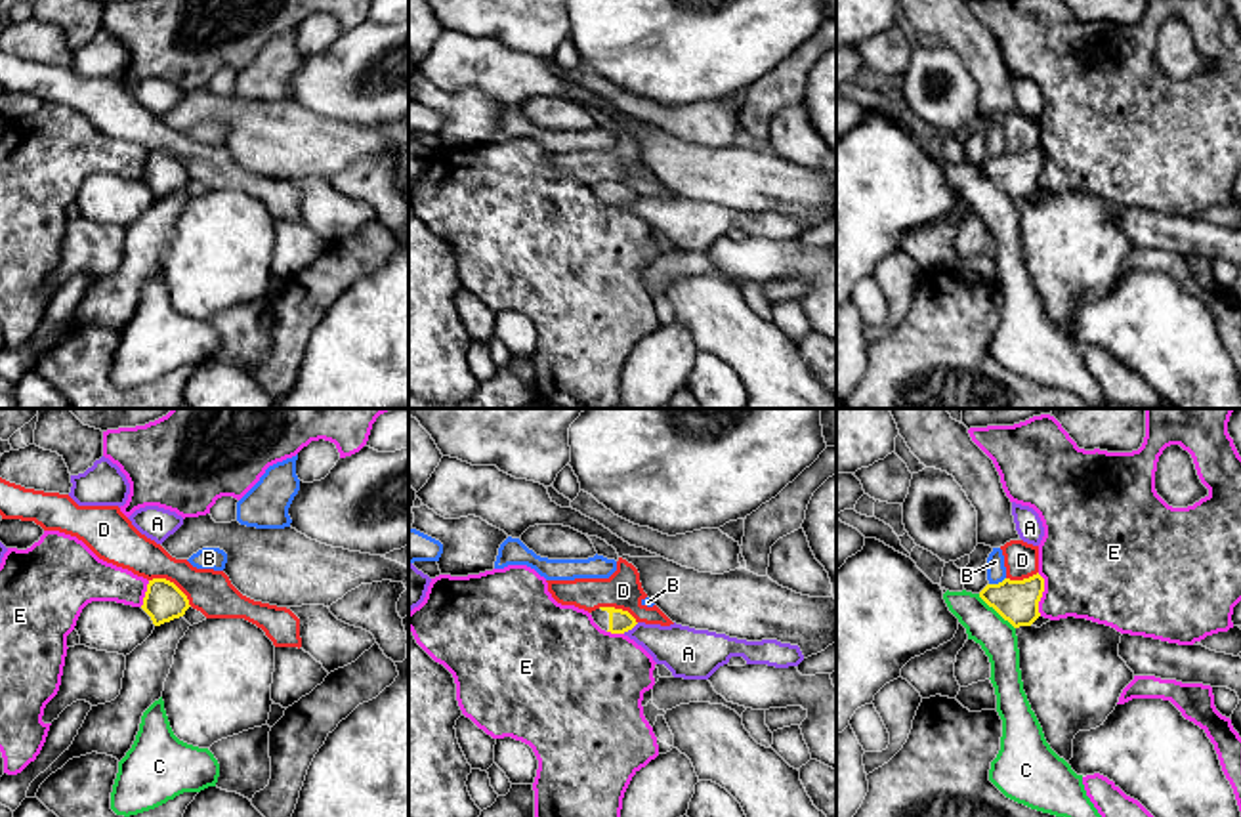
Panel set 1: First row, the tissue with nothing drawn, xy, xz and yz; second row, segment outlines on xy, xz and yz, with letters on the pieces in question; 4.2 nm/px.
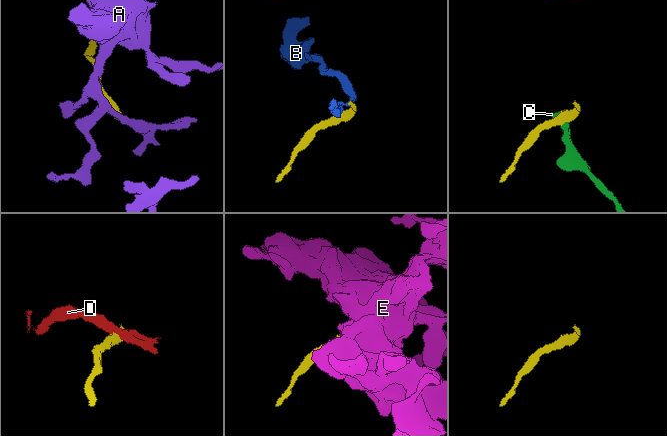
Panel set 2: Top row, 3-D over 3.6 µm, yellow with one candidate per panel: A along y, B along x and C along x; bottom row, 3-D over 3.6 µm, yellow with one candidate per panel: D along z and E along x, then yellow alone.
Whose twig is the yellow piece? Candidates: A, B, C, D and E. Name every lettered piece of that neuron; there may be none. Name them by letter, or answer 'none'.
none

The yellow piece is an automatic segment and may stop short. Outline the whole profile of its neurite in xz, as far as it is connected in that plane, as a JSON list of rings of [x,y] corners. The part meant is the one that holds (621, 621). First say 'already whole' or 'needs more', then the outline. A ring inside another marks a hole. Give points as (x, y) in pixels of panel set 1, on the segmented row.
needs more; [[[599,607],[590,615],[601,630],[611,634],[624,634],[638,624],[628,611],[615,609],[615,607]]]

